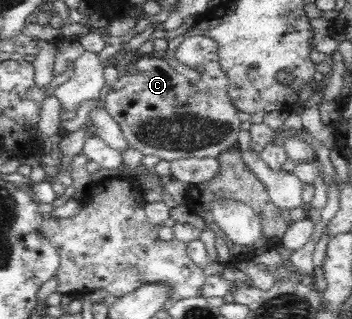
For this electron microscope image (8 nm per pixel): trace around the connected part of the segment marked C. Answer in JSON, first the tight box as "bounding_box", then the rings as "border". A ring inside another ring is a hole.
{"bounding_box":[102,35,242,162],"border":[[[192,35],[176,47],[174,56],[178,62],[201,73],[198,82],[190,82],[180,75],[164,58],[156,58],[152,54],[139,54],[132,67],[140,73],[118,75],[116,85],[102,95],[105,109],[121,127],[128,145],[144,155],[156,155],[170,162],[187,157],[217,158],[223,151],[237,145],[238,133],[242,131],[242,121],[238,116],[239,111],[233,106],[233,101],[228,99],[228,95],[224,95],[224,83],[228,81],[224,79],[224,70],[220,71],[220,63],[216,63],[216,45],[208,36]]]}

